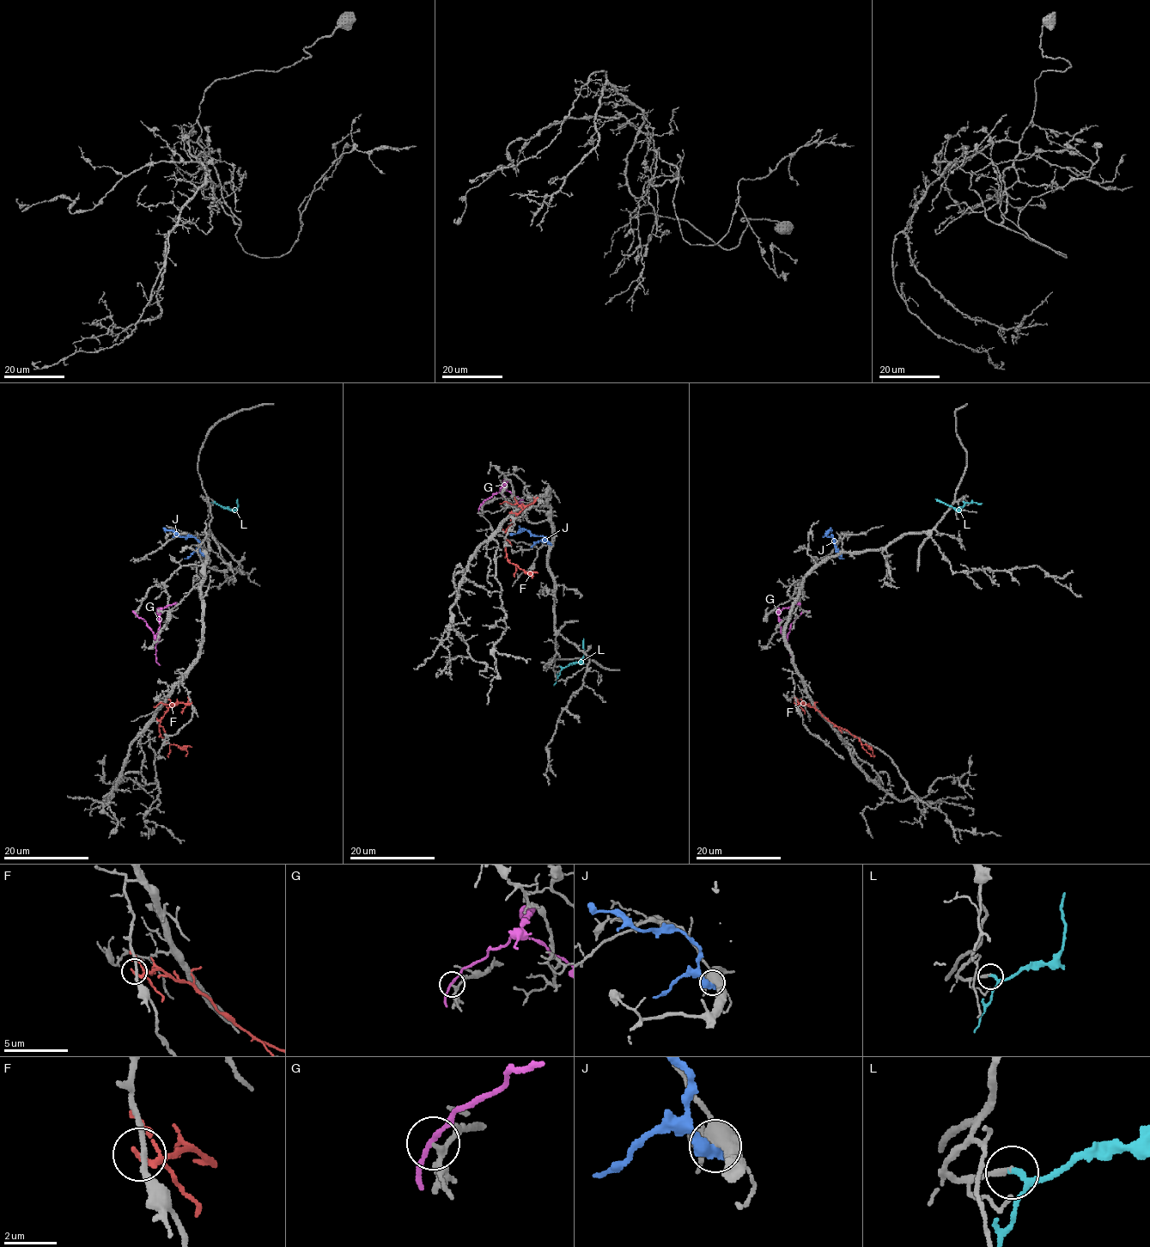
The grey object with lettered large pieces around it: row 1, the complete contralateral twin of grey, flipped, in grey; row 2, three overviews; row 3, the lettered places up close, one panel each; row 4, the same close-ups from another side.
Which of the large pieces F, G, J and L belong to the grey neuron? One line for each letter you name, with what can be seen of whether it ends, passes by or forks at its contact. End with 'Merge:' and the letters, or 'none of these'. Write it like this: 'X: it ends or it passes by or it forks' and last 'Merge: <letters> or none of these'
L: it passes by
Merge: L

